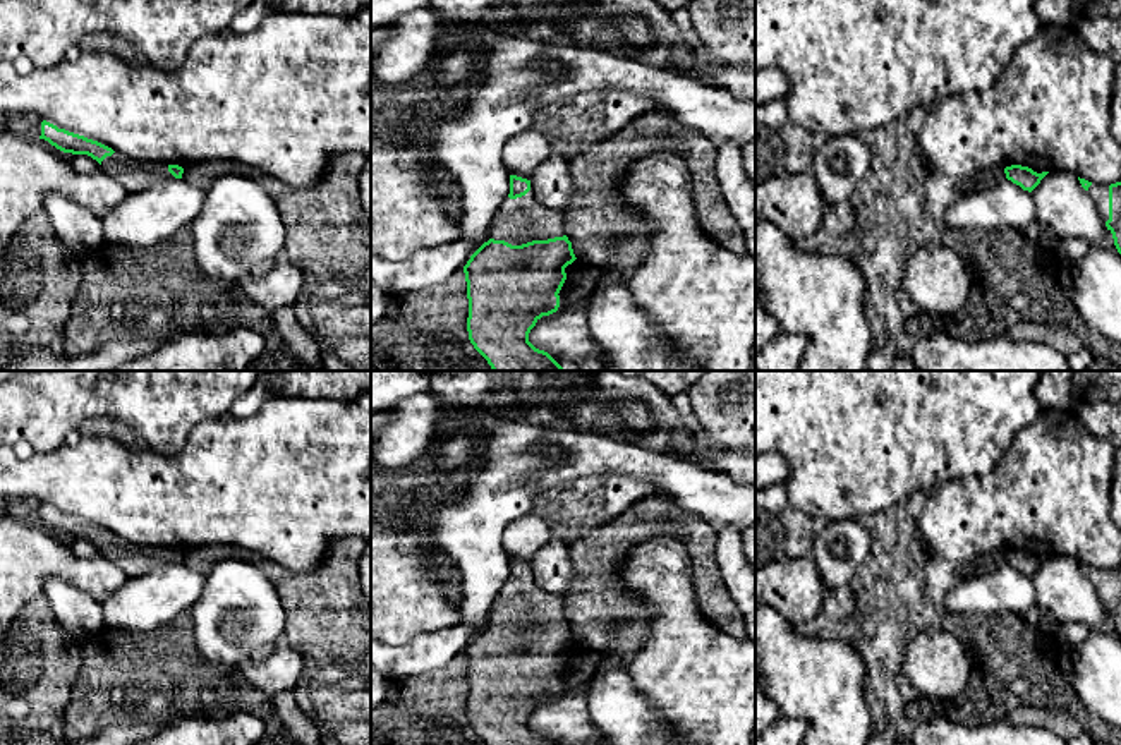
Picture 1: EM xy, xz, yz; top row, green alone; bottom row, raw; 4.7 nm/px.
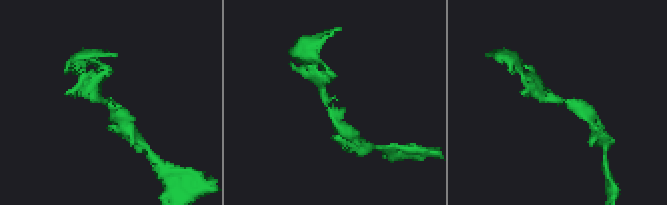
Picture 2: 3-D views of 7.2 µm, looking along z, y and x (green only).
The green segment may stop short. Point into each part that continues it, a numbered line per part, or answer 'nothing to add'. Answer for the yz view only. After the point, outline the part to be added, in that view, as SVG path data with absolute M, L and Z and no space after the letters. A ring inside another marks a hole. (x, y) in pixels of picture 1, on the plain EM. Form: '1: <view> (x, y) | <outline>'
1: yz (1099, 577) | M1092 568L1088 572L1088 578L1099 592L1099 597L1104 606L1109 604L1109 570Z

